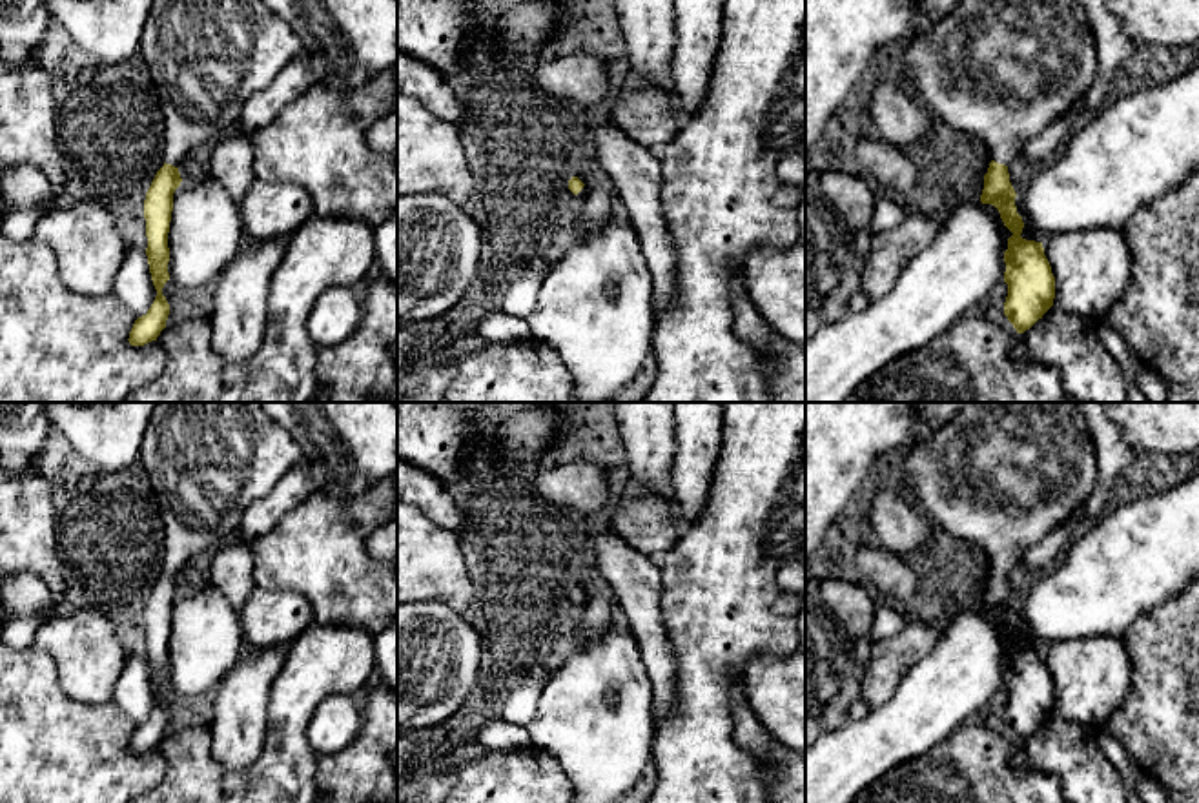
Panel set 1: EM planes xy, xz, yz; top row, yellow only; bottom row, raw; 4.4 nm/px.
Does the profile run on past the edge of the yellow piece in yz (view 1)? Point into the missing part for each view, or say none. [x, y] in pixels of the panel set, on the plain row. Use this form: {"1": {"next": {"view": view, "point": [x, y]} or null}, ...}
{"1": {"next": {"view": "yz", "point": [1003, 476]}}}

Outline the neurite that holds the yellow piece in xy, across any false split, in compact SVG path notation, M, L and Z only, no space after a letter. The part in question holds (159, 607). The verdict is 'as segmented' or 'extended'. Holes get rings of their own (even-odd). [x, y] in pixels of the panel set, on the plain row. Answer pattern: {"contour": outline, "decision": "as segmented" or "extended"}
{"contour": "M160 402L146 426L140 461L164 524L166 561L144 608L146 663L157 705L148 721L135 728L128 747L131 754L157 748L169 723L162 696L169 688L168 641L173 601L182 590L180 570L199 554L230 541L246 508L268 495L284 473L304 464L304 455L261 402Z", "decision": "extended"}

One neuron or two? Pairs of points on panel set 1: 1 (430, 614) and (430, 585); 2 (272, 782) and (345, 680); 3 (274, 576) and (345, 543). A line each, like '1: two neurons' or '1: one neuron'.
1: two neurons
2: one neuron
3: one neuron

